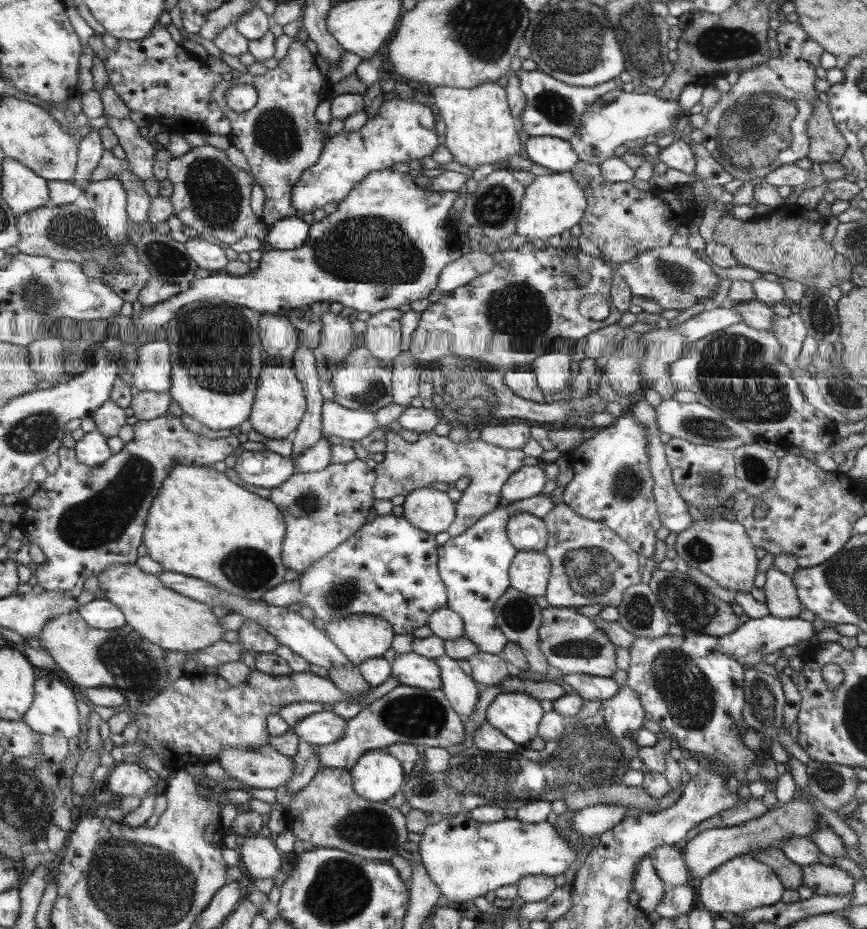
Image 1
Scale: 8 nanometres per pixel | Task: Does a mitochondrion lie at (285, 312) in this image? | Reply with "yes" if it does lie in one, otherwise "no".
no

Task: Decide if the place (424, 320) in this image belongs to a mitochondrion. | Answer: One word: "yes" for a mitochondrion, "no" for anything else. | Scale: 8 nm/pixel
no

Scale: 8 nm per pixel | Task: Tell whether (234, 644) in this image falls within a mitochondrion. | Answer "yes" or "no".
no

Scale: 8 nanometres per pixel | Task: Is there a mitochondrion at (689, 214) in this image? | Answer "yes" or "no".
no

